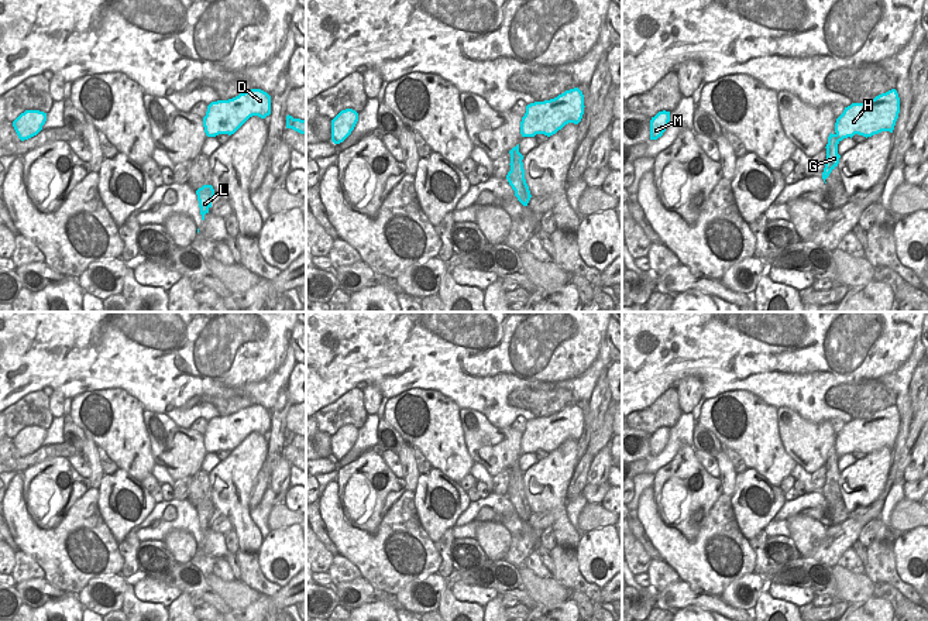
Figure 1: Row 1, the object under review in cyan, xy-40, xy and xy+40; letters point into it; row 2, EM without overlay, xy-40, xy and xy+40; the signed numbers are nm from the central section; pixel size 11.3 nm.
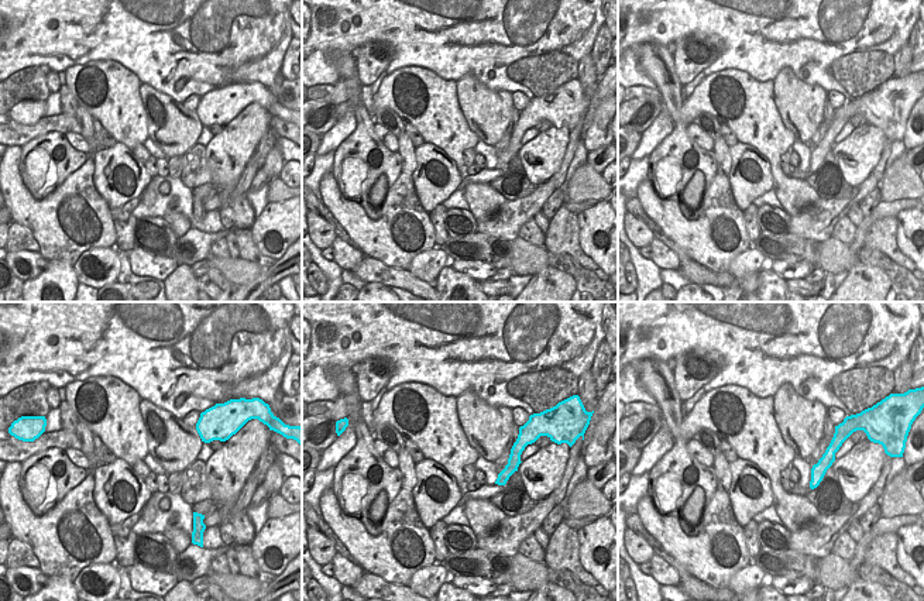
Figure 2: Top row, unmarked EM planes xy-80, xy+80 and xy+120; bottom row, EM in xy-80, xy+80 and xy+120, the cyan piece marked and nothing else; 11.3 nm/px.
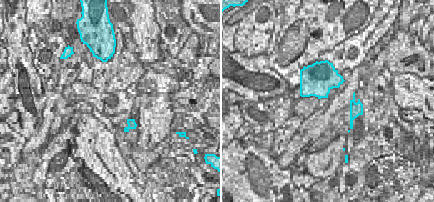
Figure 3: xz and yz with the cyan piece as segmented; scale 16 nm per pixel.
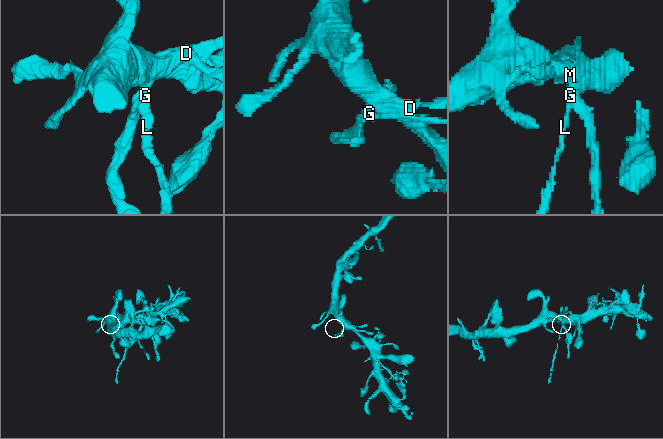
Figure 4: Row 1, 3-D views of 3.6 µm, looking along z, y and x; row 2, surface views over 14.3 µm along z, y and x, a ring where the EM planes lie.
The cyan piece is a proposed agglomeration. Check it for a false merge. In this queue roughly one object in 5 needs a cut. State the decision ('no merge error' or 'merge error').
merge error

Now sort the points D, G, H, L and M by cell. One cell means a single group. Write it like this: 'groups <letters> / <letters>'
groups D G H M / L

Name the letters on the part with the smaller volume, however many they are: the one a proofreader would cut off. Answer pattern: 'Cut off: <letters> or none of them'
Cut off: L

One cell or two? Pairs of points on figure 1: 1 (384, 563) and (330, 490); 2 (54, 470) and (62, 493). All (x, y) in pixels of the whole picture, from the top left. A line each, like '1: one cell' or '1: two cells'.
1: one cell
2: one cell

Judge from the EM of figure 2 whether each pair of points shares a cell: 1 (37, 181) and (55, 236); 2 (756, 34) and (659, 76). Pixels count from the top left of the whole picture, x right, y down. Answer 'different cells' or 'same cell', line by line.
1: different cells
2: different cells

